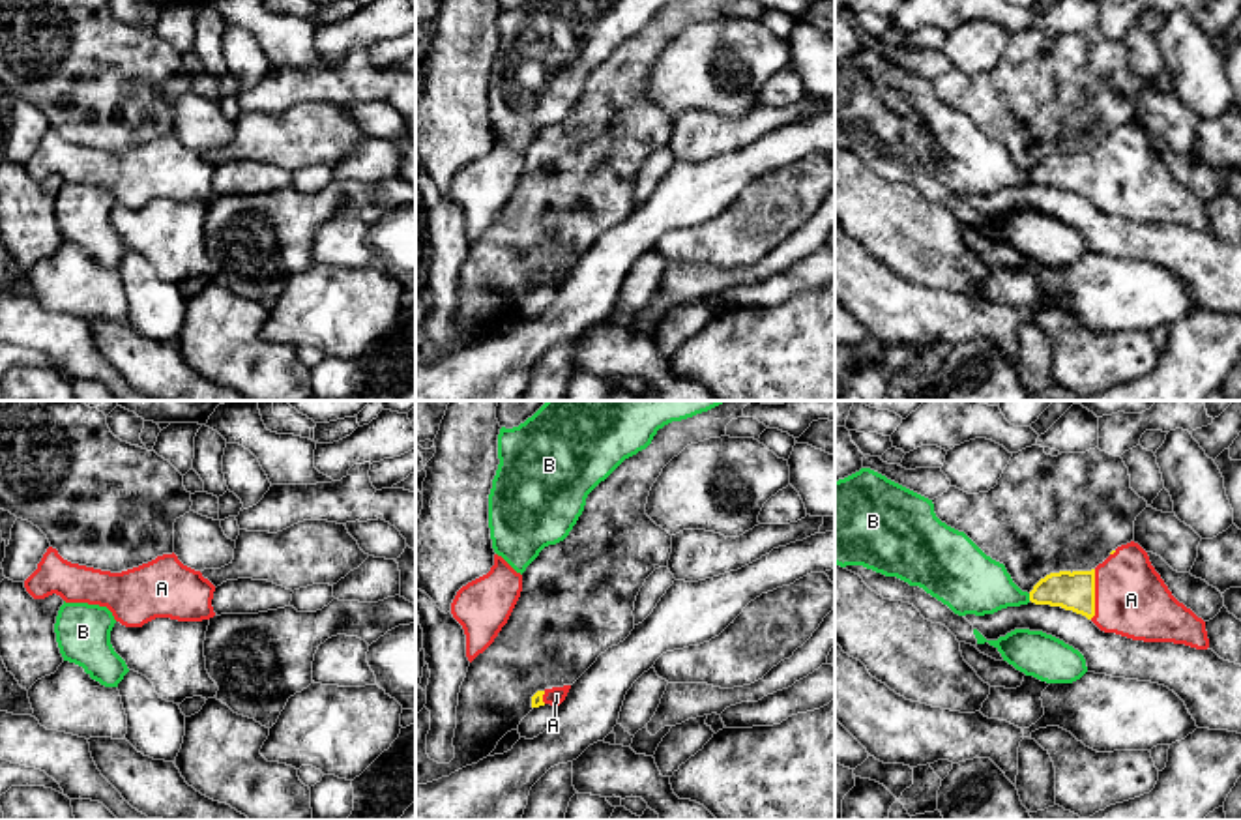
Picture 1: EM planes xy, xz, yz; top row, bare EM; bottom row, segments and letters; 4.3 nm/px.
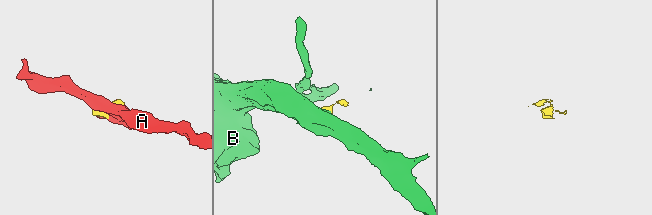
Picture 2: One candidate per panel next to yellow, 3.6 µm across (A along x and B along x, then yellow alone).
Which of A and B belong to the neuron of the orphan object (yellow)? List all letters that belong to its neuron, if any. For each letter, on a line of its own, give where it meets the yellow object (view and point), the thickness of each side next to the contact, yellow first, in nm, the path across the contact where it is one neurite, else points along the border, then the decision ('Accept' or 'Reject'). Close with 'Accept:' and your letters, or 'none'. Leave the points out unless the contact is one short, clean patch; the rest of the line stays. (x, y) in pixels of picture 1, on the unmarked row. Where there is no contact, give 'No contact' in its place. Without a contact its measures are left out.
A: Touches yellow at yz (1094, 175). Thickness 160 nm (yellow) against 320 nm. Accept
B: Touches yellow at yz (1030, 178). Thickness 160 nm (yellow) against 260 nm. Boundary: yz (1028, 175), (1030, 180). Reject
Accept: A

